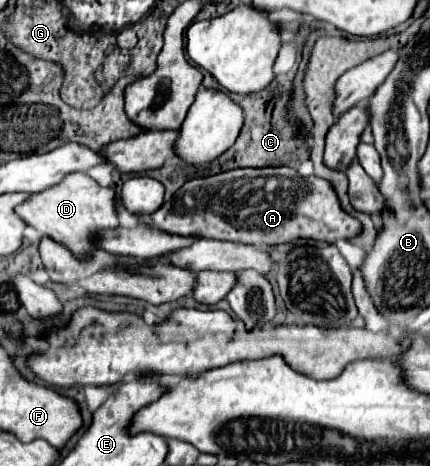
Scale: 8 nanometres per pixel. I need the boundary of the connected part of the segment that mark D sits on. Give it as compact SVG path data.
M78 172L66 176L58 186L32 194L16 212L28 226L34 226L40 234L64 244L78 258L90 258L92 250L96 250L98 232L120 226L114 188L102 188L96 180Z

